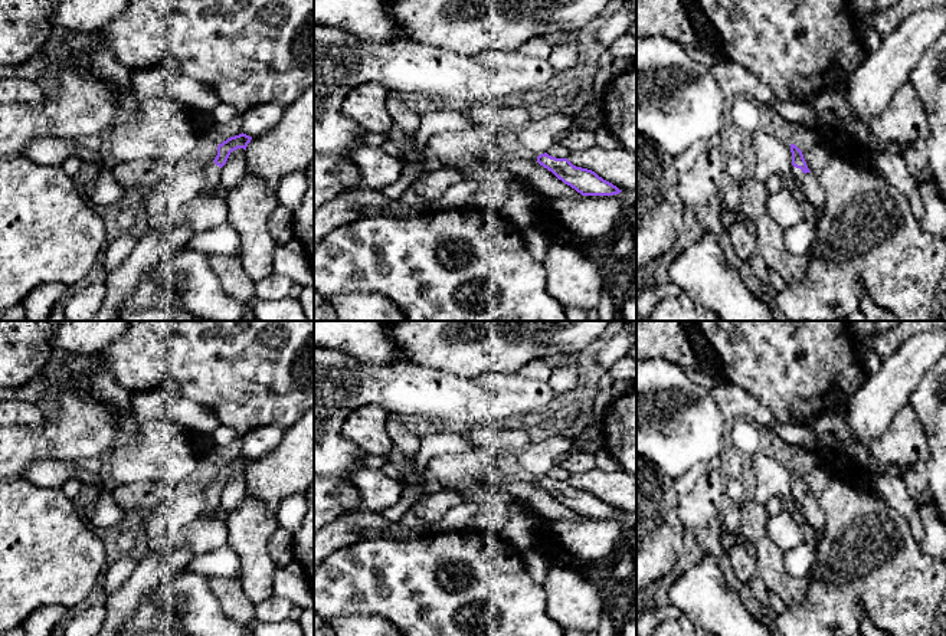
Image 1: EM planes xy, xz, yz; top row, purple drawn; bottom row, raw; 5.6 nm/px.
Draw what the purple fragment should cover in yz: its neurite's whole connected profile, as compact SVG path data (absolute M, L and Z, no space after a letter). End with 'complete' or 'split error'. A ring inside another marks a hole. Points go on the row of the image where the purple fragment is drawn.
M790 144L790 153L793 165L789 180L790 187L801 191L805 203L812 207L822 207L825 196L821 184L818 183L818 177L809 171L802 151L795 144Z; split error

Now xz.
M544 153L537 157L537 163L582 196L613 196L622 191L595 171L573 165L567 158Z; complete

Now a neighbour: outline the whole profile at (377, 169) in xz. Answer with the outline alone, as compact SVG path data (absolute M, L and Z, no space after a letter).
M363 145L350 153L360 170L360 183L348 188L374 188L395 183L403 173L405 161L384 153L382 147Z

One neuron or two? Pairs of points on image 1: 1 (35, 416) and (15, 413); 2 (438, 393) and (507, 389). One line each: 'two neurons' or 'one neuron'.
1: one neuron
2: one neuron

